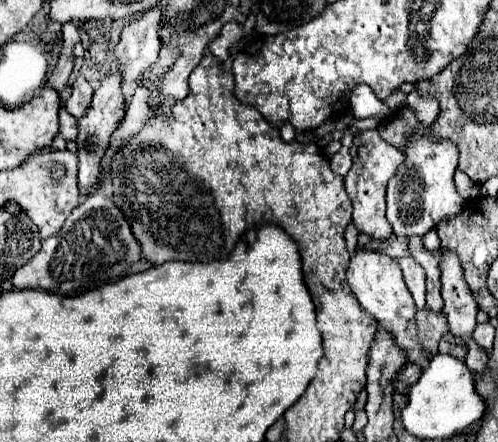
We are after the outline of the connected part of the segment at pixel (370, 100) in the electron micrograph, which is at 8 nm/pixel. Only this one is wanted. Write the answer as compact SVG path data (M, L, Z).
M366 84L354 88L354 92L350 96L350 108L352 108L354 118L372 118L374 116L378 120L384 120L392 112L382 100L378 100L378 96Z

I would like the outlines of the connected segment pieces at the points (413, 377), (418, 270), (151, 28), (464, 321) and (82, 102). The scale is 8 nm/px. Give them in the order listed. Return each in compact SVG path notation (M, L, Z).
M406 364L406 366L396 374L396 378L394 378L394 382L392 382L394 390L400 392L400 394L406 394L406 388L420 378L420 372L422 372L422 370L420 370L418 366Z
M400 258L398 260L402 272L404 272L404 280L414 296L414 302L418 308L424 308L424 290L426 290L426 276L424 276L424 270L418 262L414 262L412 258Z
M156 6L142 18L124 26L122 38L114 48L114 54L124 74L124 82L138 80L142 76L142 70L158 62L160 20L162 20L162 6Z
M444 252L442 258L442 298L444 298L444 316L448 320L450 332L468 346L472 332L476 328L478 306L470 294L470 288L464 280L460 260L454 252Z
M78 76L76 82L72 84L72 96L64 102L64 108L74 116L74 118L82 118L86 114L86 108L90 108L90 100L92 100L92 84L84 78Z

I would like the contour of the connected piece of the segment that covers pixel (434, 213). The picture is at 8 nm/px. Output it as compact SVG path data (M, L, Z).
M412 90L407 95L407 104L410 104L410 108L414 108L414 112L418 114L420 124L416 136L408 144L404 164L398 168L396 176L388 182L386 218L392 224L396 236L424 236L438 222L458 216L466 200L458 196L452 180L458 164L458 148L450 140L434 142L426 136L430 124L438 116L438 102L434 98L422 98L418 96L416 90Z

